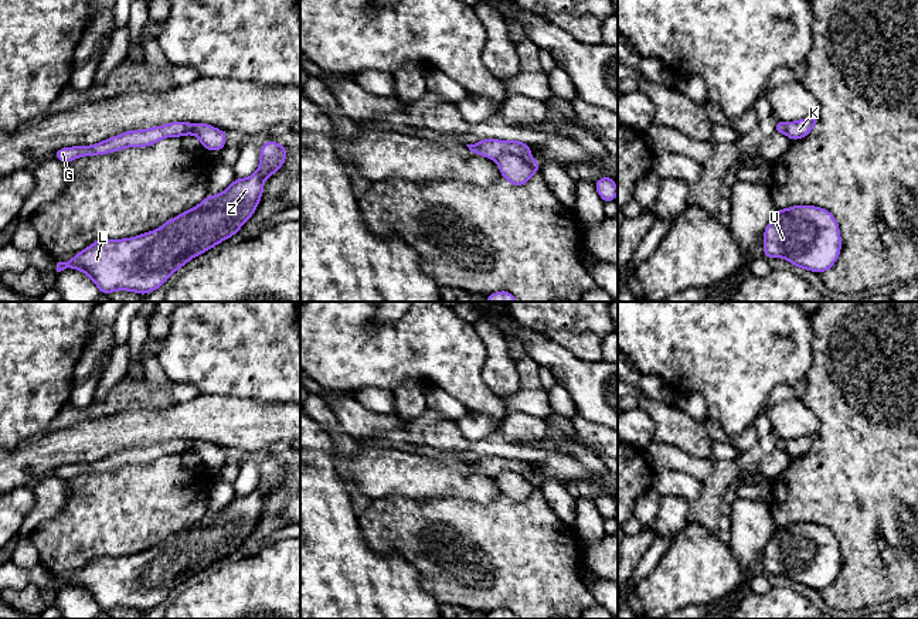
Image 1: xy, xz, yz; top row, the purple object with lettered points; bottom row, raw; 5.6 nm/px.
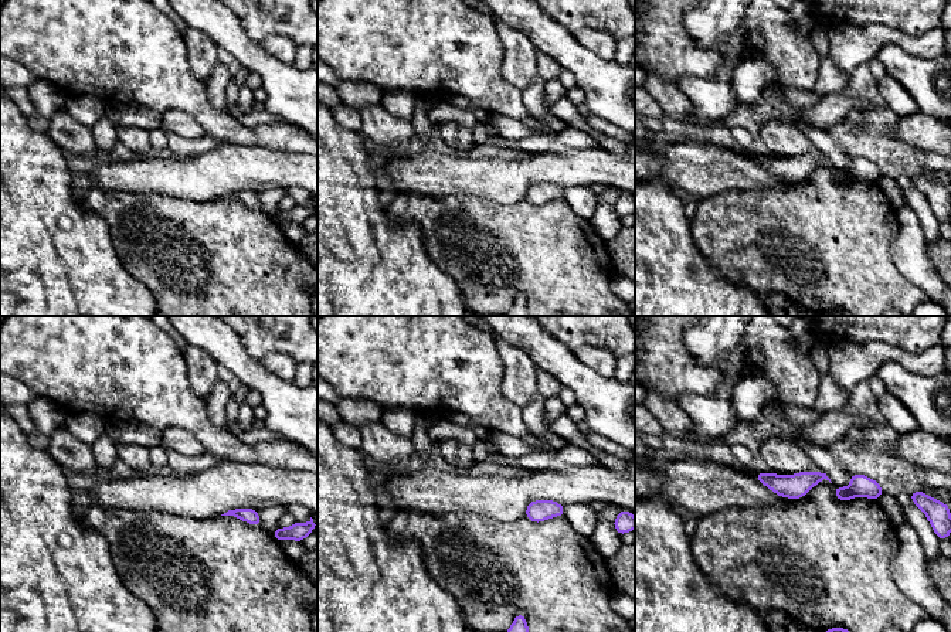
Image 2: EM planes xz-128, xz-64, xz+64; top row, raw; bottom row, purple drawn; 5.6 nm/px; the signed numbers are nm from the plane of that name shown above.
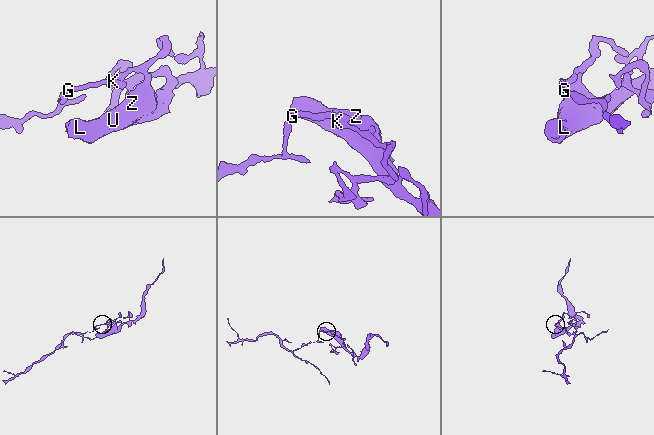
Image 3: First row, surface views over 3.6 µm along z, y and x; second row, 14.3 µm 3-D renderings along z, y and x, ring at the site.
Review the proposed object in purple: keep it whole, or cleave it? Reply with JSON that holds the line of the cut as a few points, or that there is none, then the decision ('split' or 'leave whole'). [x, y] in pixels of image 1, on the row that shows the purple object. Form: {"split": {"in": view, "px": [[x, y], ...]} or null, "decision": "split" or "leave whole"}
{"split": {"in": "xz", "px": [[495, 159], [512, 152], [537, 170]]}, "decision": "split"}

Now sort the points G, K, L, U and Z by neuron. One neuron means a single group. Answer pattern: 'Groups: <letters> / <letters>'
Groups: G / K L U Z

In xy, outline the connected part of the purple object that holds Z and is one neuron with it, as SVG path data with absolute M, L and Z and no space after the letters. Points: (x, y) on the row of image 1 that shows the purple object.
M266 140L261 150L259 169L246 178L237 178L220 194L207 195L203 203L166 221L159 229L125 239L99 239L72 256L69 262L58 262L57 272L68 268L78 269L89 276L101 293L116 290L147 295L184 266L190 259L211 249L217 244L235 235L256 210L265 180L275 174L286 160L286 147Z

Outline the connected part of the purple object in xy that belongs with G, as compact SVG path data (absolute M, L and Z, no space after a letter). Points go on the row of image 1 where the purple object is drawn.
M171 122L150 129L123 132L91 146L64 147L57 150L54 157L60 161L69 163L82 156L108 154L126 147L149 147L164 137L181 137L190 127L200 139L204 150L222 150L225 147L227 135L221 129L207 123Z

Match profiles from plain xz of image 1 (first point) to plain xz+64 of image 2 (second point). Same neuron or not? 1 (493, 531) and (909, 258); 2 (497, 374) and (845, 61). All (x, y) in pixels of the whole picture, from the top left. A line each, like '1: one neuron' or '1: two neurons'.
1: two neurons
2: two neurons

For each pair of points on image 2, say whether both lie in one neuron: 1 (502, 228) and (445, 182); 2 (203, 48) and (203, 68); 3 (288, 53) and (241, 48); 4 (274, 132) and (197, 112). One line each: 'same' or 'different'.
1: different
2: same
3: different
4: same

